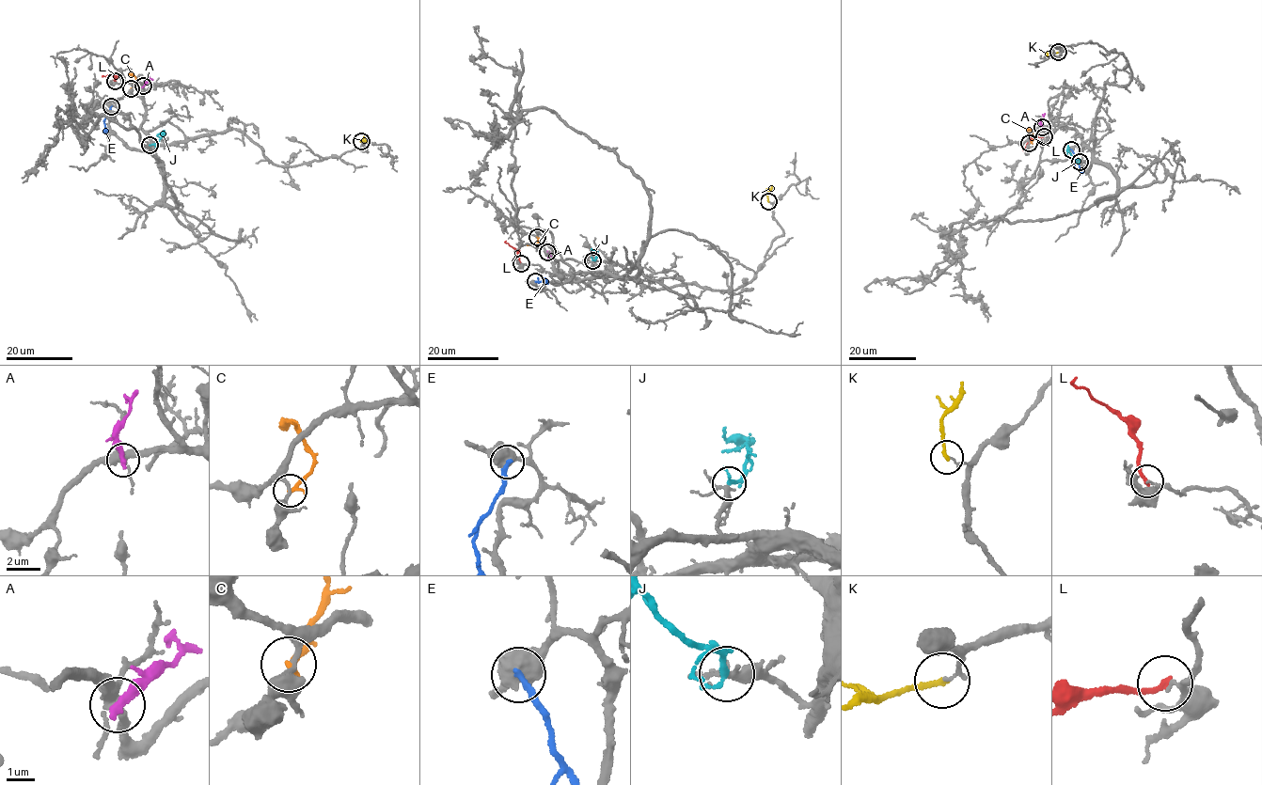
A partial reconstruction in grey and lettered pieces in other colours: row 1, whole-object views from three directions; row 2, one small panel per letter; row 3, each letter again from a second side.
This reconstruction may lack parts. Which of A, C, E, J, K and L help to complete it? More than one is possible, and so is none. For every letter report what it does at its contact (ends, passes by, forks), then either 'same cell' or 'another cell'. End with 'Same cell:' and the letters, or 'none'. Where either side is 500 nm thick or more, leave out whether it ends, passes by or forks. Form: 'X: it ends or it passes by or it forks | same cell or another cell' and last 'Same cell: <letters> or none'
A: it ends | another cell
C: it ends | another cell
E: another cell
J: it ends | same cell
K: it ends | another cell
L: it ends | another cell
Same cell: J

